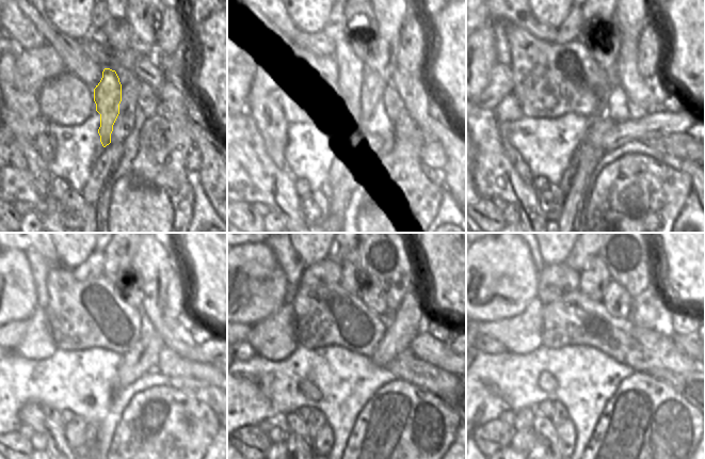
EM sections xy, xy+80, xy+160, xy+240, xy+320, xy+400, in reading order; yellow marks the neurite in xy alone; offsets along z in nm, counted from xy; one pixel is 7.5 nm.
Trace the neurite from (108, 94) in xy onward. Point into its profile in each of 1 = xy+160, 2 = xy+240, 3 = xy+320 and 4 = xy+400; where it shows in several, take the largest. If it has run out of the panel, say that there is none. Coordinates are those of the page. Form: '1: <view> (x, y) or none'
1: xy+160 (567, 178)
2: xy+240 (90, 440)
3: xy+320 (323, 441)
4: xy+400 (565, 432)

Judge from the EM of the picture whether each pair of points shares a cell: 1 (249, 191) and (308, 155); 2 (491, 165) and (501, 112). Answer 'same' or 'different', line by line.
1: different
2: different

